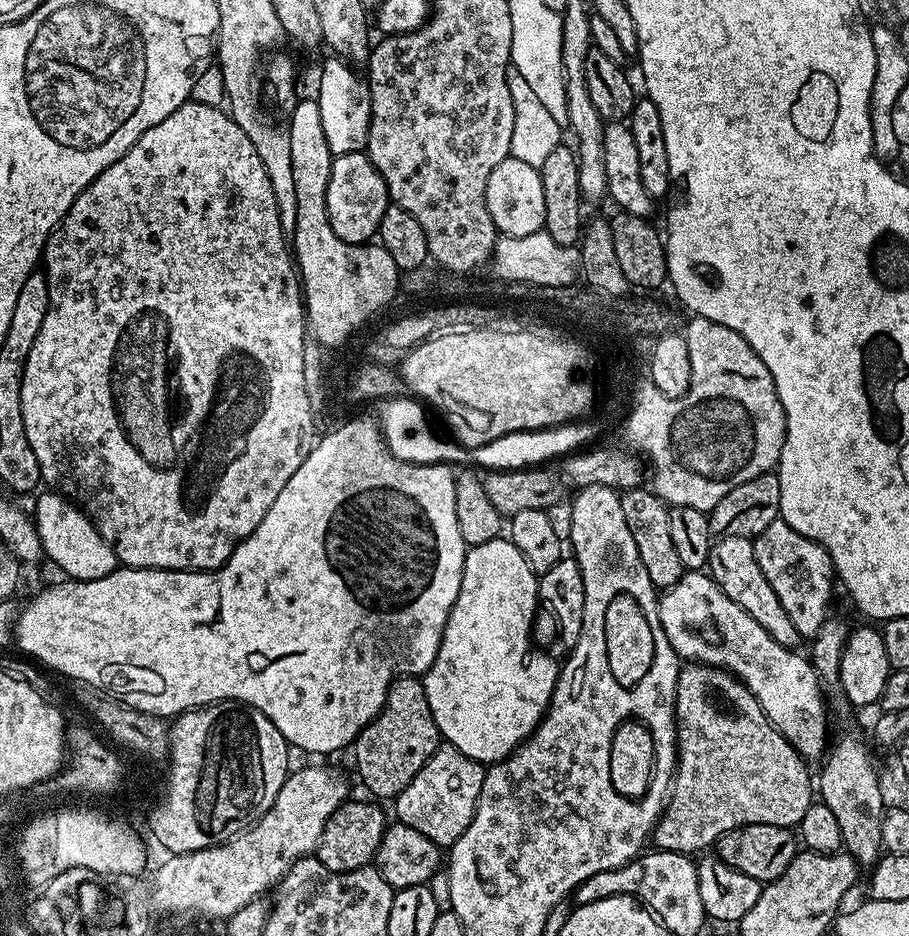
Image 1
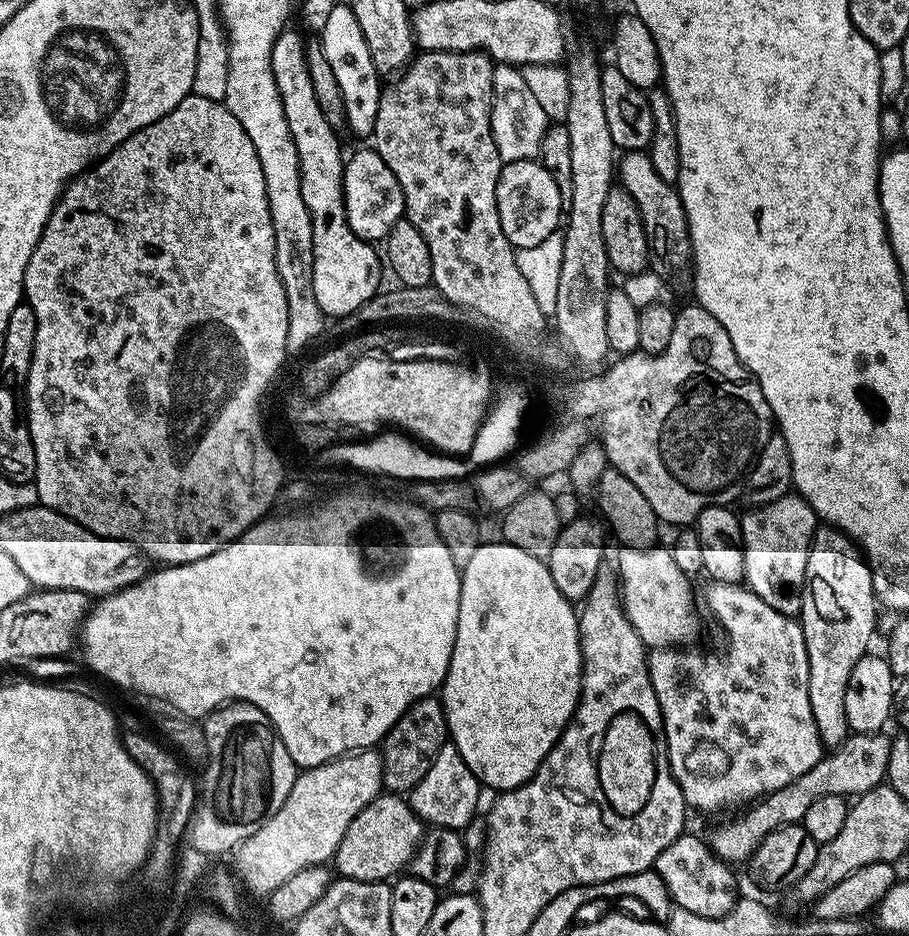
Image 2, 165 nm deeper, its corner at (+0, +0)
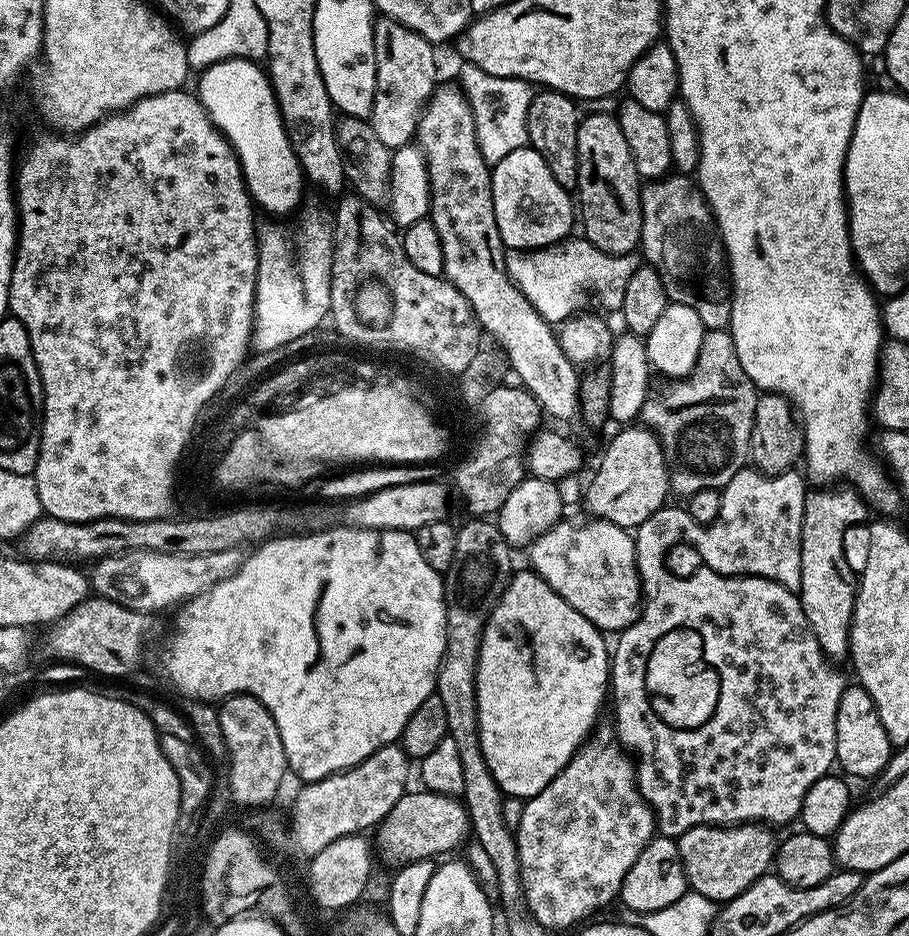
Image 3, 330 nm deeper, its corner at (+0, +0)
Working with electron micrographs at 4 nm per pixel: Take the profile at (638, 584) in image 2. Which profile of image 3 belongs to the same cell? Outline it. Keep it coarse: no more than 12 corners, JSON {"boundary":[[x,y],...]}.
{"boundary":[[561,518],[527,545],[582,618],[619,634],[640,617],[633,533]]}

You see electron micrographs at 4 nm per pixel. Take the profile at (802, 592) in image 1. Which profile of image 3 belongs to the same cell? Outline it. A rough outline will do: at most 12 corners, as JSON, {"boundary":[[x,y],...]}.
{"boundary":[[745,466],[709,524],[669,507],[663,547],[799,593],[809,489]]}

